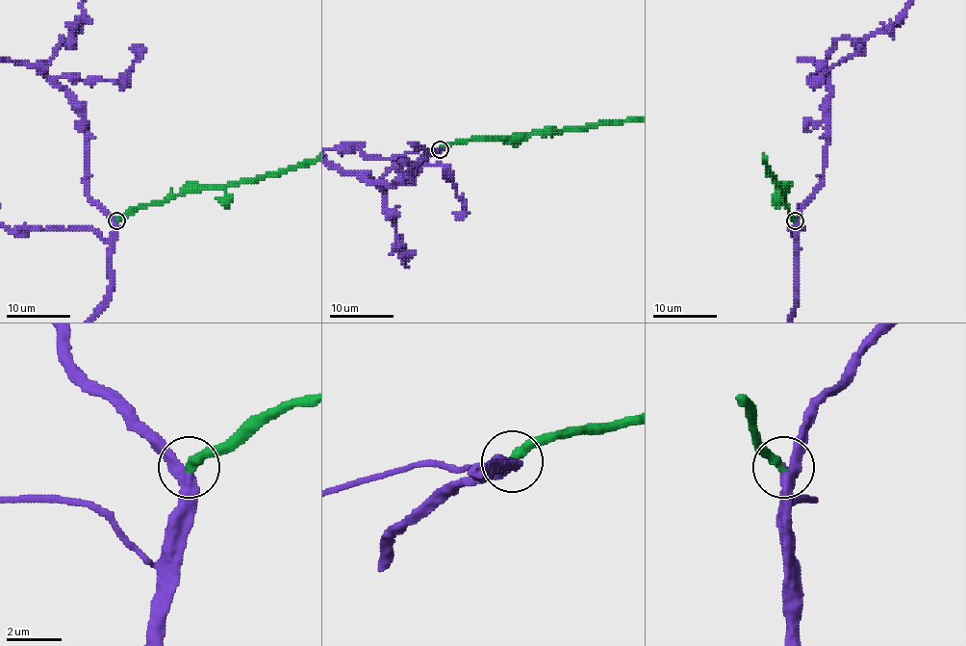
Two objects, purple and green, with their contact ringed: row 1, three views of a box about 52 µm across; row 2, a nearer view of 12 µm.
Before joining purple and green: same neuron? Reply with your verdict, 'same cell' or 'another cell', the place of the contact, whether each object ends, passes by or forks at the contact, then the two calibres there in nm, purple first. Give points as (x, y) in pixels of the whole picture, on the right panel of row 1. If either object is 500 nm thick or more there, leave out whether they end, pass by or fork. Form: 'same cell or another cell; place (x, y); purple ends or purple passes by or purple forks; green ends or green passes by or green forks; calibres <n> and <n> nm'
same cell; place (795, 220); purple passes by; green ends; calibres 340 and 360 nm

